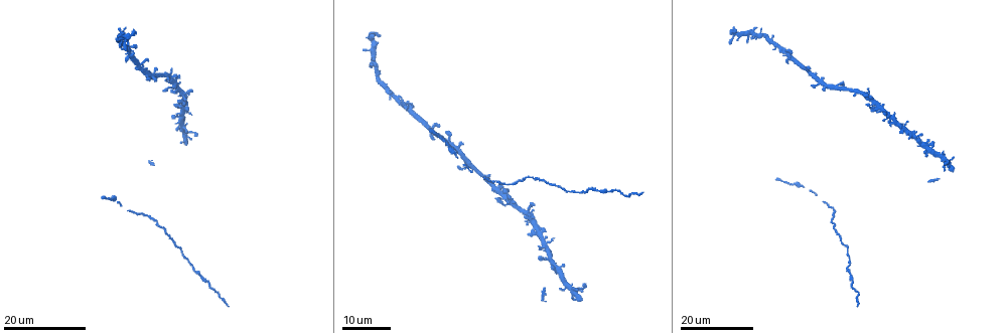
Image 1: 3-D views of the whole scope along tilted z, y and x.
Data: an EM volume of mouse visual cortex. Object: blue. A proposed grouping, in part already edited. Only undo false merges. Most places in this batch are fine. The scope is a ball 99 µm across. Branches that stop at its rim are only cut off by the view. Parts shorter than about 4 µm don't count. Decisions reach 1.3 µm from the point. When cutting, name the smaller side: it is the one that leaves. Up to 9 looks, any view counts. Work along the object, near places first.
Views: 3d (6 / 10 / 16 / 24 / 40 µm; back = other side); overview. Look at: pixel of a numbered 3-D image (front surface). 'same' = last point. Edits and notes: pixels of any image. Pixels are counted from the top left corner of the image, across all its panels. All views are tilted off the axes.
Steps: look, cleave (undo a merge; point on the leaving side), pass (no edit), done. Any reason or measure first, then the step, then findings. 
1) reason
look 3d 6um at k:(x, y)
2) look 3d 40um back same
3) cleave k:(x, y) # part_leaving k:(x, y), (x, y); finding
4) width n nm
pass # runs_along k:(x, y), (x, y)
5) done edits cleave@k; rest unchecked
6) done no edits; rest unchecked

look 3d 16um at 1:(836, 212)

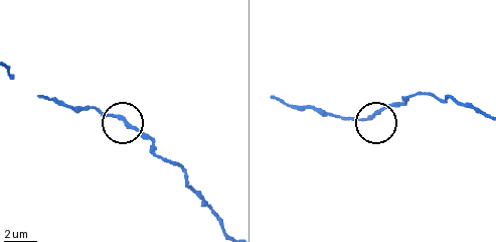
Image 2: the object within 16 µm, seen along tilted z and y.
look 3d 6um at 2:(370, 118)

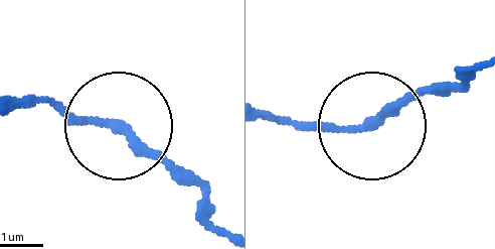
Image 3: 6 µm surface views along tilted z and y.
pass # all the same cell

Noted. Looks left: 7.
calibre changes
look 3d 16um at 1:(797, 183)

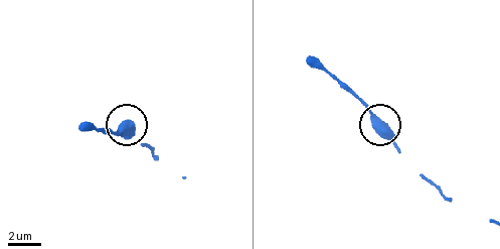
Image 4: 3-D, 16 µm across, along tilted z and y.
look 3d 10um at 4:(124, 129)

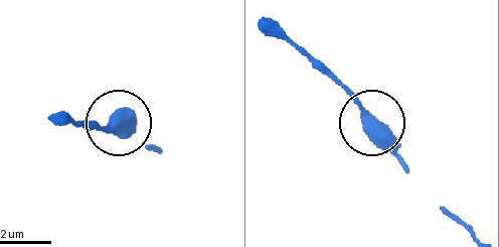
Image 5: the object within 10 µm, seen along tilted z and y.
pass # all the same cell

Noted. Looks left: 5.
sudden change in width
look 3d 16um at 1:(454, 147)

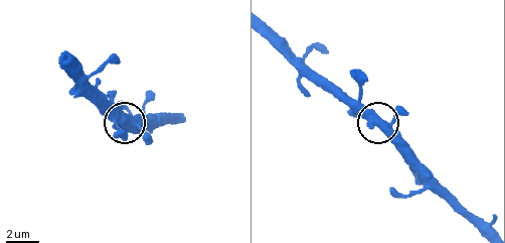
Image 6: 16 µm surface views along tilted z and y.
look 3d 10um at 6:(373, 118)

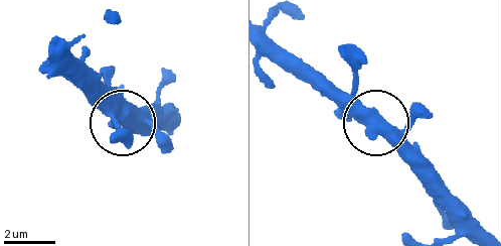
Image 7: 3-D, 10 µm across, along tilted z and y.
width 540 nm
pass # runs_along 7:(484, 227), (364, 107), (343, 58); continuous, no second cell

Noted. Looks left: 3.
four arms meet
look 3d 24um at 1:(877, 105)

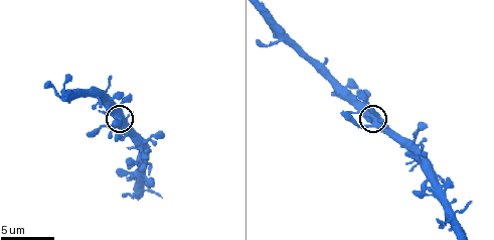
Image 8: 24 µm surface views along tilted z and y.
look 3d 6um at 8:(374, 123)

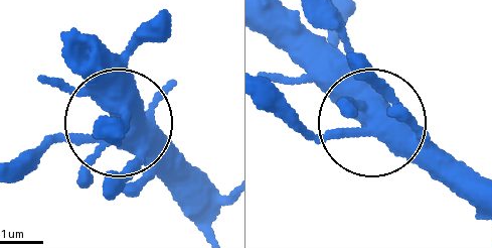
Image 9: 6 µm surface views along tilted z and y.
pass # runs_along 9:(482, 210), (376, 122), (317, 133), (294, 126); one cell here

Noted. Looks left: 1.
done no edits; rest unchecked

